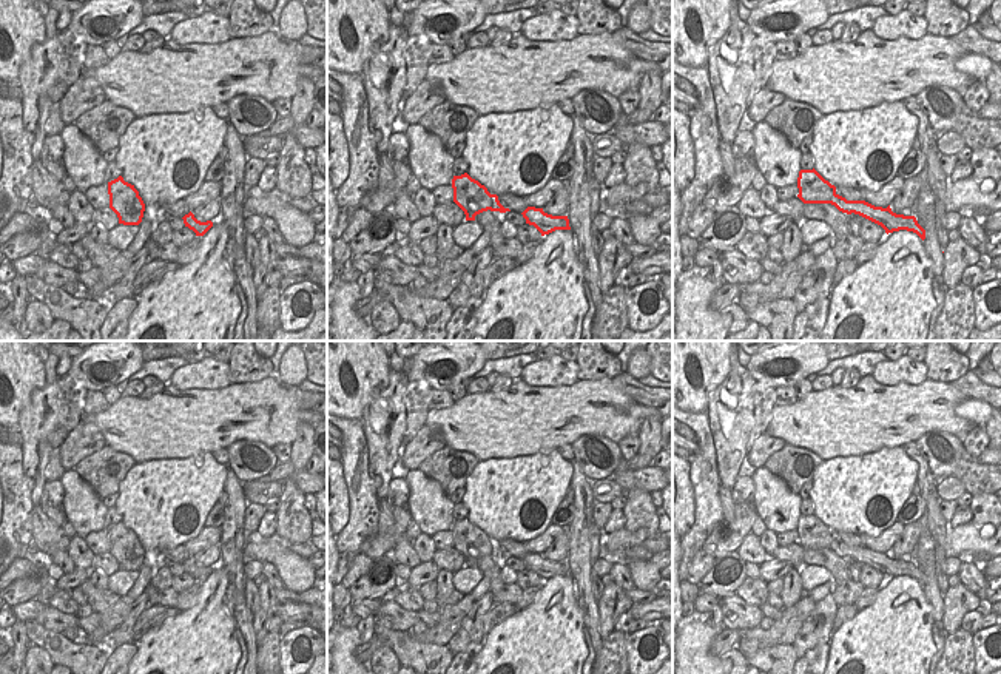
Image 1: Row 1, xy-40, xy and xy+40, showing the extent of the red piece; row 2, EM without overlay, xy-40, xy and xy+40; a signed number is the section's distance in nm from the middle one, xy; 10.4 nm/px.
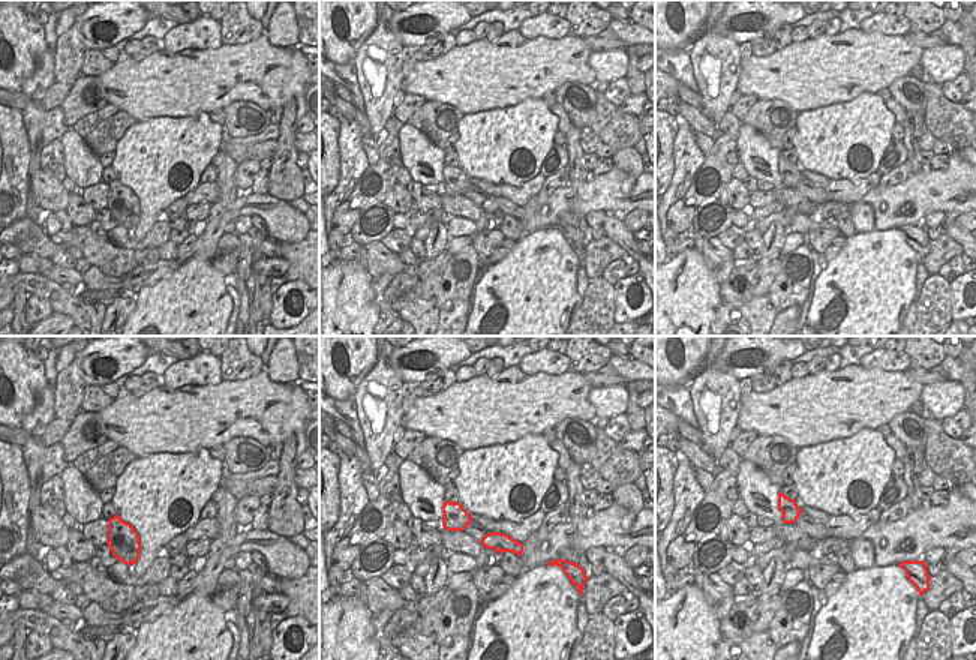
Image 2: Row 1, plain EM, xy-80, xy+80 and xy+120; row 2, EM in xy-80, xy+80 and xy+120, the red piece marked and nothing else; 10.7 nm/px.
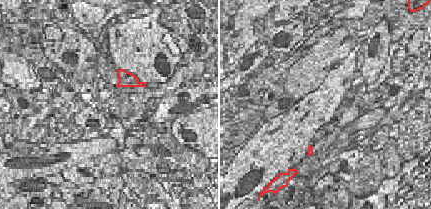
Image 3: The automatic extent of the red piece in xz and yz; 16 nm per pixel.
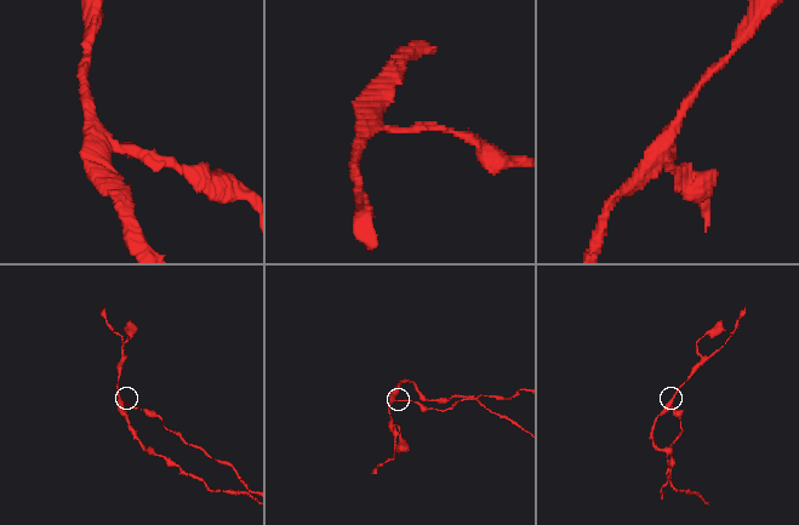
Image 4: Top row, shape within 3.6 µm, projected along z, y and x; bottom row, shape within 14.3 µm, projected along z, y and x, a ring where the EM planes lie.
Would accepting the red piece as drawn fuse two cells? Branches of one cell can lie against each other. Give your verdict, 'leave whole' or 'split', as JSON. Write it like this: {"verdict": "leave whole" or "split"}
{"verdict": "split"}

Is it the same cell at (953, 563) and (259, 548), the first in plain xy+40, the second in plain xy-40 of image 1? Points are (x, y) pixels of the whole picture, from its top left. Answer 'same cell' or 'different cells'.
different cells

